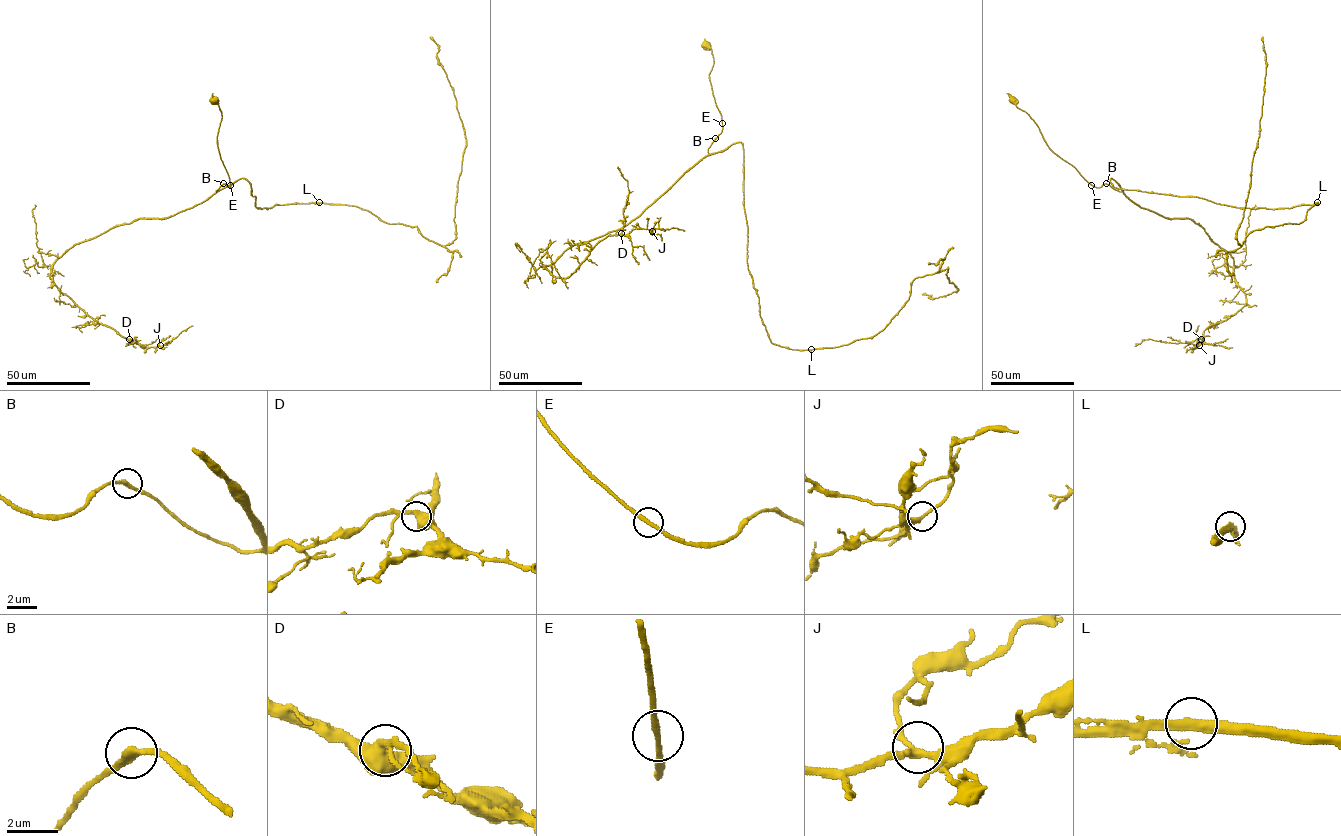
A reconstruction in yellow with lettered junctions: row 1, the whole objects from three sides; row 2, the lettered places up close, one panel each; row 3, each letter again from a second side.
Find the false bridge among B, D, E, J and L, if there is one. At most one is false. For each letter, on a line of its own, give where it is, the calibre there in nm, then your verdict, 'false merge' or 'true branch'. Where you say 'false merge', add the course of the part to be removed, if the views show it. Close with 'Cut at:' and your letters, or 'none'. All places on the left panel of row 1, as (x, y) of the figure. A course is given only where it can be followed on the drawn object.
B: (223, 183) | 320 nm | true branch
D: (129, 339) | 460 nm | true branch
E: (230, 185) | 240 nm | true branch
J: (160, 345) | 260 nm | true branch
L: (319, 202) | 320 nm | true branch
Cut at: none

